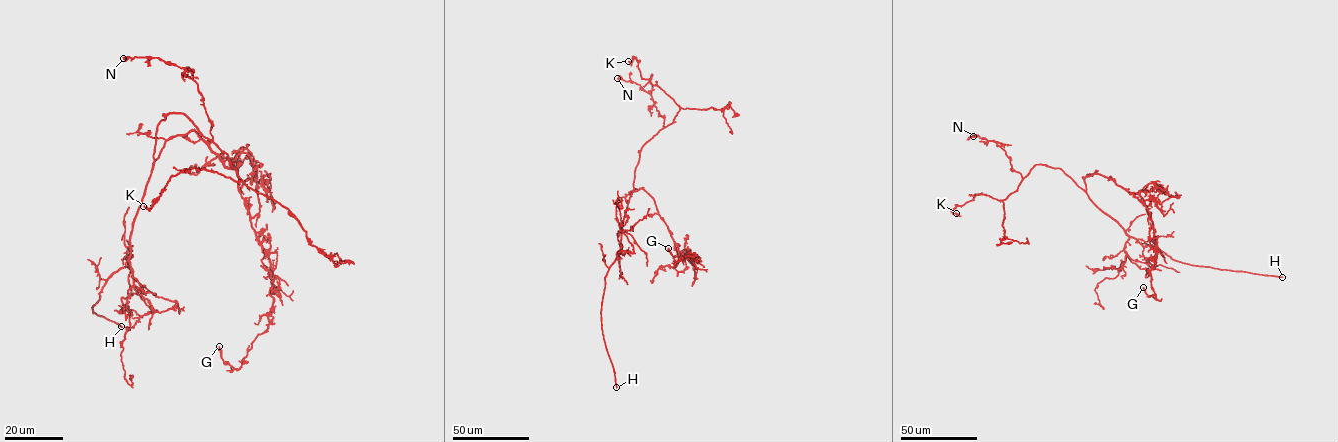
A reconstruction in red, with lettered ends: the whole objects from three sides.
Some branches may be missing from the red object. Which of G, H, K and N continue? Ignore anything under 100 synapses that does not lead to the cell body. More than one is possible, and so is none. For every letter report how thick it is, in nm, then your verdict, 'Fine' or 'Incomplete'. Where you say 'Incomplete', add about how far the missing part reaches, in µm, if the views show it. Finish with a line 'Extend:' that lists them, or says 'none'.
G: Thickness 240 nm. Fine
H: Thickness 220 nm. Incomplete. Missing length about 120 µm
K: Thickness 140 nm. Fine
N: Thickness 120 nm. Fine
Extend: H

